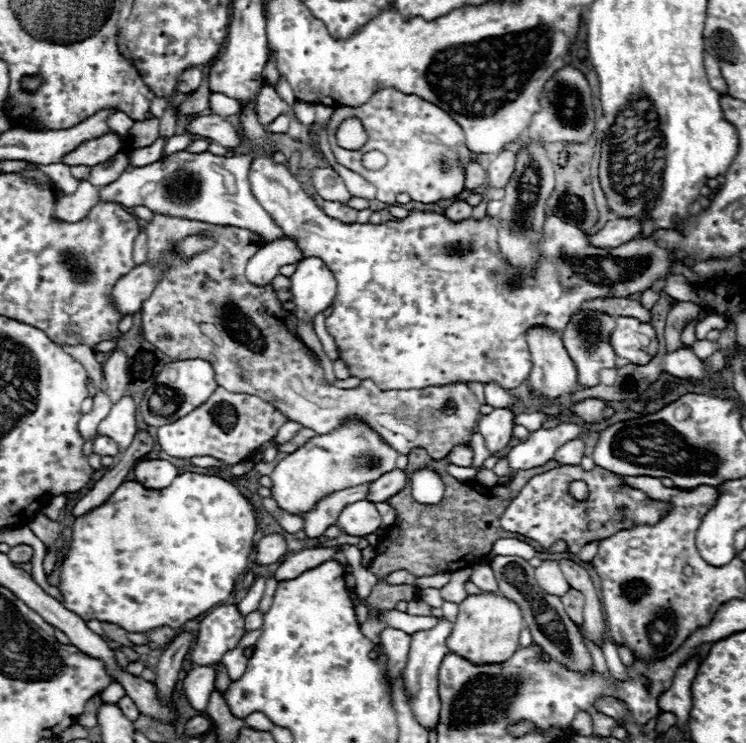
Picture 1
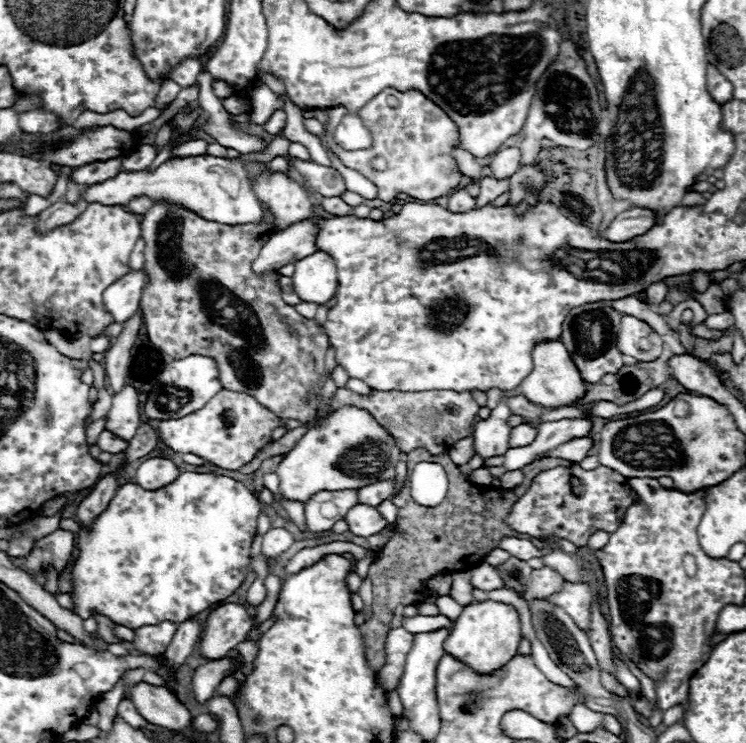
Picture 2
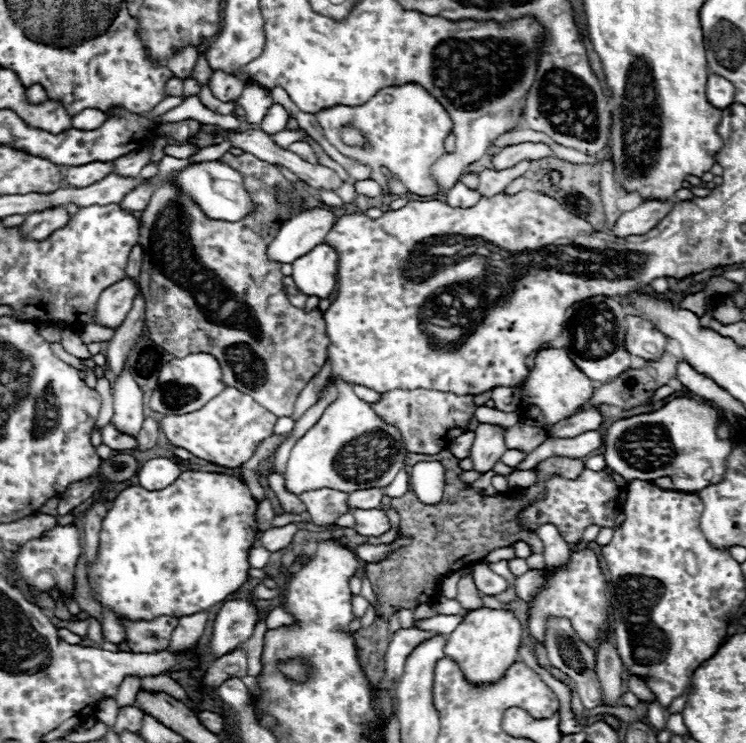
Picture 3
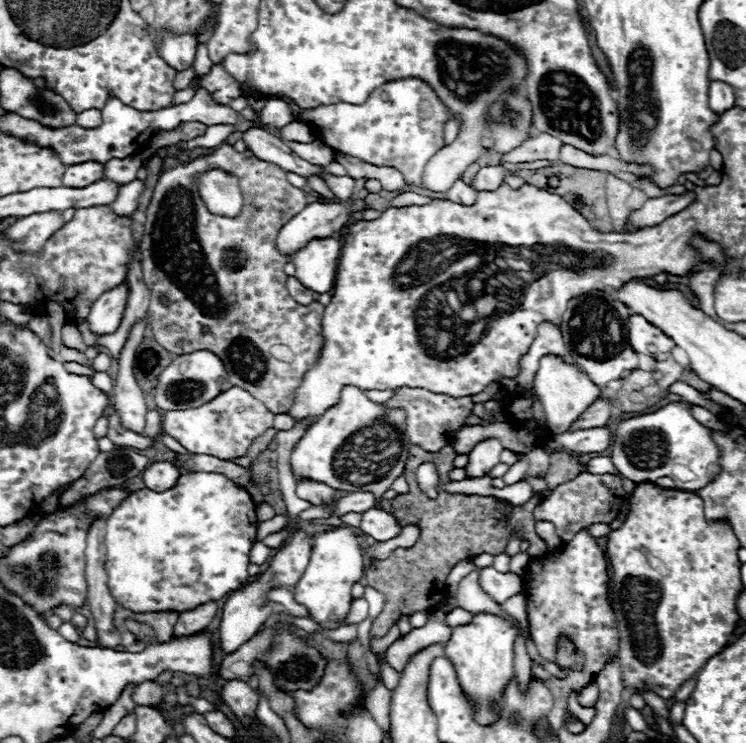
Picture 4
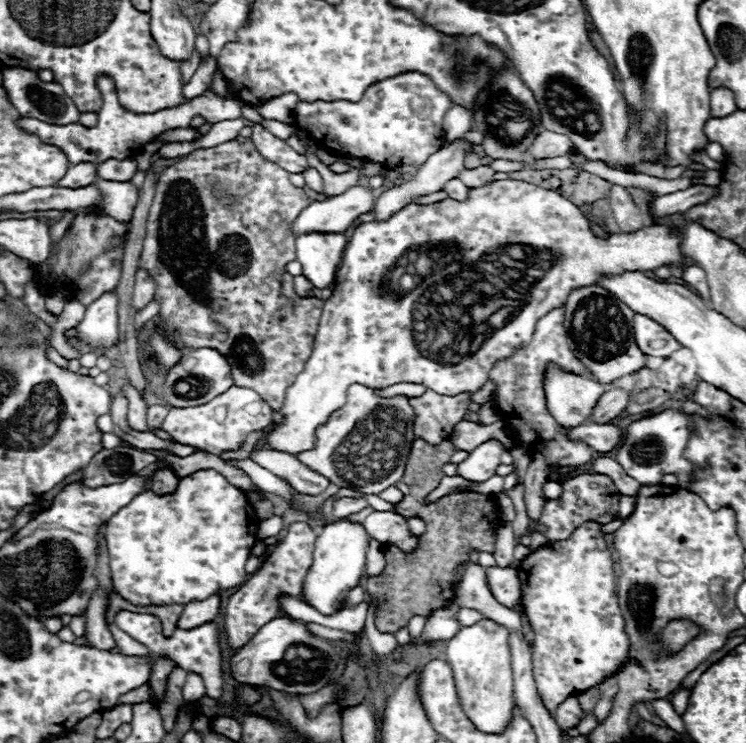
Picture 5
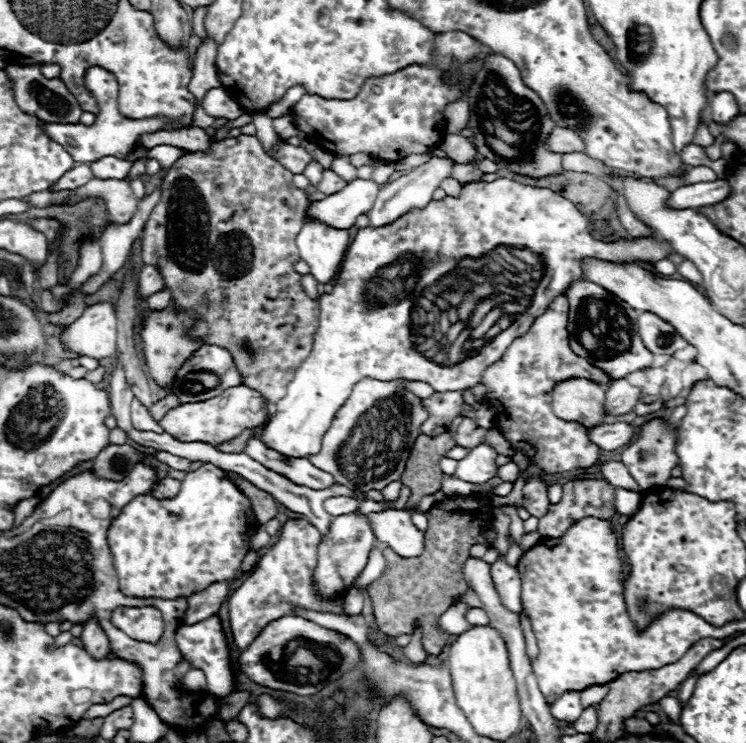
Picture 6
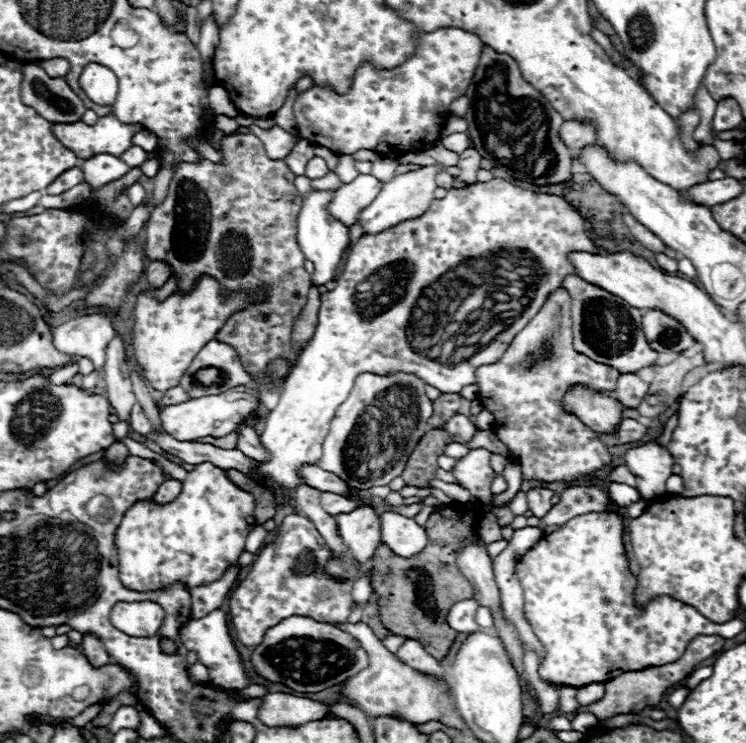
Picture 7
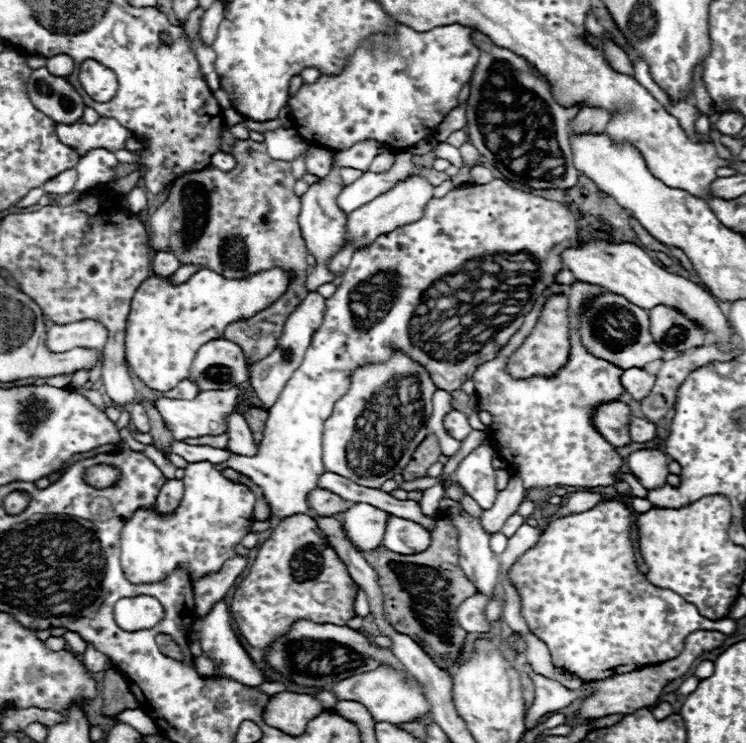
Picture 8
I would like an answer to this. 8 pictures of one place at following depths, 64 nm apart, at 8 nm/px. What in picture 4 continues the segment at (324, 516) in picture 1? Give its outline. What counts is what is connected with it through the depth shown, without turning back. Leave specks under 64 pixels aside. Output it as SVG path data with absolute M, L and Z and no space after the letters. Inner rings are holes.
M300 482L296 486L296 496L310 502L312 506L334 504L334 490L326 484L318 484L318 482Z

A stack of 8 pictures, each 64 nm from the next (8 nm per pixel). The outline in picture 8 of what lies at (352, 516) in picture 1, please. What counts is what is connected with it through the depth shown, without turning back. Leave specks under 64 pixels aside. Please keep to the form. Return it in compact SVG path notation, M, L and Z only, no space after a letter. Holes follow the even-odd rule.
M390 516L386 522L386 532L382 546L396 554L418 554L430 546L430 534L418 522L404 520L398 516Z

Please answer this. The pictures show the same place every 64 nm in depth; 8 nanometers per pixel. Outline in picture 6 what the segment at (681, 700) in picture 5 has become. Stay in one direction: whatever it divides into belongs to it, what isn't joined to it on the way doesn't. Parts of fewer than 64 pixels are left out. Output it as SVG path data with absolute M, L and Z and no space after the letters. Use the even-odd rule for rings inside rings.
M691 675L679 686L678 691L677 691L677 696L680 702L682 703L681 704L682 707L691 697L694 691L695 684L699 677L700 675Z

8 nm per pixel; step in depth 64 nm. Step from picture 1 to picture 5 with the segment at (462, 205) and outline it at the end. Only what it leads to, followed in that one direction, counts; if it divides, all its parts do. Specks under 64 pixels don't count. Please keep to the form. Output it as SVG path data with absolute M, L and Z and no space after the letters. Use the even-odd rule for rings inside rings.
M454 178L454 180L450 180L446 184L446 194L450 198L454 198L454 200L466 200L468 198L468 190L470 188L462 180L458 180L458 178Z

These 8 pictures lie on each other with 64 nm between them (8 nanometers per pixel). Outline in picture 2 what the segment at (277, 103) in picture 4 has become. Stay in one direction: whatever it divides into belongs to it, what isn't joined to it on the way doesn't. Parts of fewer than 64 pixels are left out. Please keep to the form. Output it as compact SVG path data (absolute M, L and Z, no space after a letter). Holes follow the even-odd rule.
M278 110L274 114L274 118L270 118L266 124L264 124L264 130L268 130L268 133L277 135L283 132L286 126L286 114L282 110Z

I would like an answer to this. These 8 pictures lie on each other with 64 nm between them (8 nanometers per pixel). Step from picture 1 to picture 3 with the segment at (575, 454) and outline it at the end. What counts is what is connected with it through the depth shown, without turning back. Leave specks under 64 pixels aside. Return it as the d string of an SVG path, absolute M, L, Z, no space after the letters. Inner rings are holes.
M586 432L574 438L562 438L562 440L546 440L540 444L528 460L524 460L516 470L530 470L538 462L550 458L550 456L564 456L564 458L584 458L592 450L602 446L602 436L598 432Z

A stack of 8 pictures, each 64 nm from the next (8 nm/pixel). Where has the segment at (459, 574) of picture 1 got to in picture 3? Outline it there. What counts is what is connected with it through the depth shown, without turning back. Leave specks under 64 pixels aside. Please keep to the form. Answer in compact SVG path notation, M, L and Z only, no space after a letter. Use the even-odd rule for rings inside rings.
M464 574L464 576L460 576L456 600L462 604L464 610L476 610L478 606L484 606L482 600L480 600L480 592L478 592L478 588L474 586L472 574Z

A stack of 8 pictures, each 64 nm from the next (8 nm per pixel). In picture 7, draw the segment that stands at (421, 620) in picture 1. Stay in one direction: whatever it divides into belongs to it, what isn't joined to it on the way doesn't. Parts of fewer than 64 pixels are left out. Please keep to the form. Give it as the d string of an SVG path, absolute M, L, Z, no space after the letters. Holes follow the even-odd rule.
M482 606L476 610L476 618L474 618L474 620L476 620L476 624L478 624L480 628L492 628L492 624L494 624L490 610L488 610L488 608L482 608Z

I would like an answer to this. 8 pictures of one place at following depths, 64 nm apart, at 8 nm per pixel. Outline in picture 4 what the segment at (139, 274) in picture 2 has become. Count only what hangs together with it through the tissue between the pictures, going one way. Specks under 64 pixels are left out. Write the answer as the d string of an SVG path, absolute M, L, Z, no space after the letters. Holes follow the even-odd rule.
M122 282L120 286L104 292L94 302L94 306L90 308L90 314L86 318L90 328L94 332L98 332L98 334L116 332L120 322L122 322L122 318L124 318L128 296L130 296L130 286L126 282Z

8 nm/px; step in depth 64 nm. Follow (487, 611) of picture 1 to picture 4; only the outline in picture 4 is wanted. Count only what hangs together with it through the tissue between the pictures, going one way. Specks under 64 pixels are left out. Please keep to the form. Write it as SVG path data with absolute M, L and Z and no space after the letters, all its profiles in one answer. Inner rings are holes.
M480 612L474 614L470 624L458 626L452 630L450 640L446 642L444 654L454 664L458 680L466 694L478 702L476 718L482 724L490 724L496 716L492 712L492 702L500 698L504 686L512 678L512 664L514 664L514 642L516 642L518 630L512 622L504 620L502 616Z

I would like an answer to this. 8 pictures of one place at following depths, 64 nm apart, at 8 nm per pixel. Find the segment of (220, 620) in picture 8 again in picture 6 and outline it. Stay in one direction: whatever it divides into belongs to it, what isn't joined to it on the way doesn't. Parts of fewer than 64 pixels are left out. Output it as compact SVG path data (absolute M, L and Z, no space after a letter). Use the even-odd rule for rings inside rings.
M210 616L198 624L178 628L176 630L176 644L182 654L182 660L190 662L192 668L198 668L206 674L206 692L210 692L216 698L224 698L232 692L234 672L232 672L232 666L228 660L228 646L226 646L226 638L222 634L218 616Z

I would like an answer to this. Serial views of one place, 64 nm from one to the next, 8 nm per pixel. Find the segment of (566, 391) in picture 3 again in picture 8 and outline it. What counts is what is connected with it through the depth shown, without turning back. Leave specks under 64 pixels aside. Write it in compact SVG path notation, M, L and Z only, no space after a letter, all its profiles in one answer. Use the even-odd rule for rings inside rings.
M614 400L614 402L596 406L592 414L592 424L612 446L624 446L630 442L630 436L628 436L630 418L632 416L630 416L628 404Z

